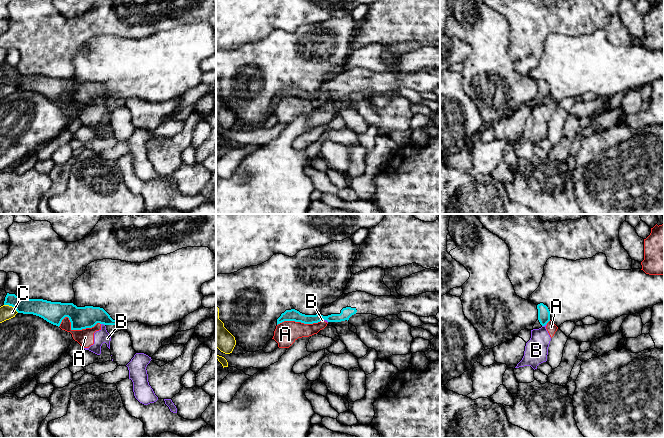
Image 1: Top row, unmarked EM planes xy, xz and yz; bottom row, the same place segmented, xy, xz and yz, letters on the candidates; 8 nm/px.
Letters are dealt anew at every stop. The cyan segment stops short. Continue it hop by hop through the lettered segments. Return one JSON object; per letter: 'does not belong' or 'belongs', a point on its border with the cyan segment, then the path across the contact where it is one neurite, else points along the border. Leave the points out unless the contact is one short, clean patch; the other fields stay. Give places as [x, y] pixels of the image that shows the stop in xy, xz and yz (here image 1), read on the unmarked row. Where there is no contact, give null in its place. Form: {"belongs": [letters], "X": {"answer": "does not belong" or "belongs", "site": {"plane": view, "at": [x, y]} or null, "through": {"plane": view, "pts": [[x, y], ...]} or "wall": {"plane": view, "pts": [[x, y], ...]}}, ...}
{"belongs": [], "A": {"answer": "does not belong", "site": {"plane": "xy", "at": [74, 105]}, "wall": {"plane": "xy", "pts": [[100, 99], [72, 105], [65, 93], [58, 102]]}}, "B": {"answer": "does not belong", "site": {"plane": "yz", "at": [544, 101]}, "wall": {"plane": "yz", "pts": [[546, 99], [542, 102]]}}, "C": {"answer": "does not belong", "site": {"plane": "xy", "at": [11, 81]}, "wall": {"plane": "xy", "pts": [[4, 80], [11, 81], [18, 88]]}}}

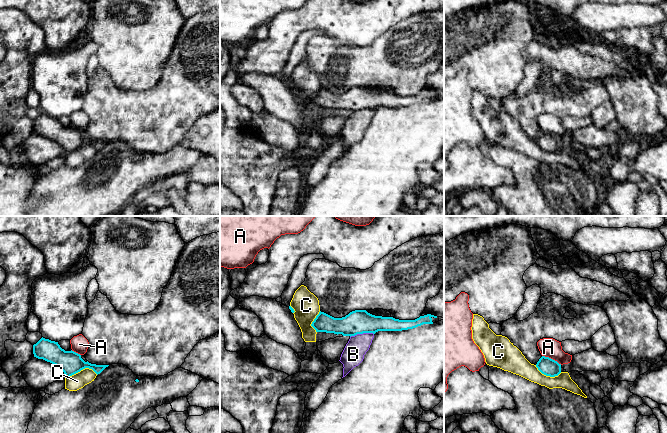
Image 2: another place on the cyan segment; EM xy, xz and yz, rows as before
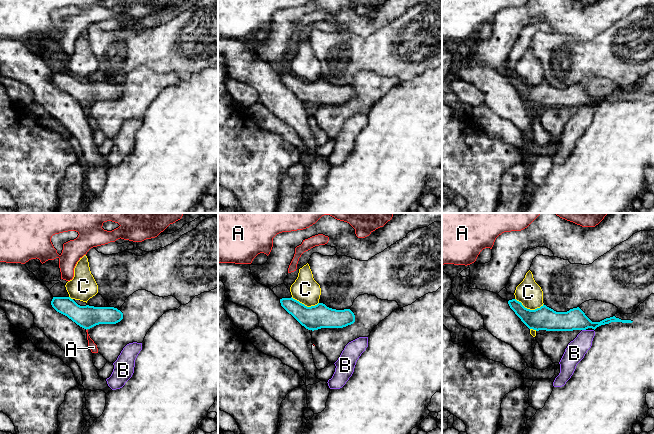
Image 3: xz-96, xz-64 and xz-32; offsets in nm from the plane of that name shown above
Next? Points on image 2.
{"belongs": [], "A": {"answer": "does not belong", "site": {"plane": "yz", "at": [552, 135]}}, "B": {"answer": "does not belong", "site": {"plane": "xz", "at": [361, 109]}, "wall": {"plane": "xz", "pts": [[373, 109], [357, 109], [350, 113]]}}, "C": {"answer": "does not belong", "site": {"plane": "xy", "at": [81, 145]}, "wall": {"plane": "xy", "pts": [[97, 150], [91, 145], [83, 144], [66, 153]]}}}

